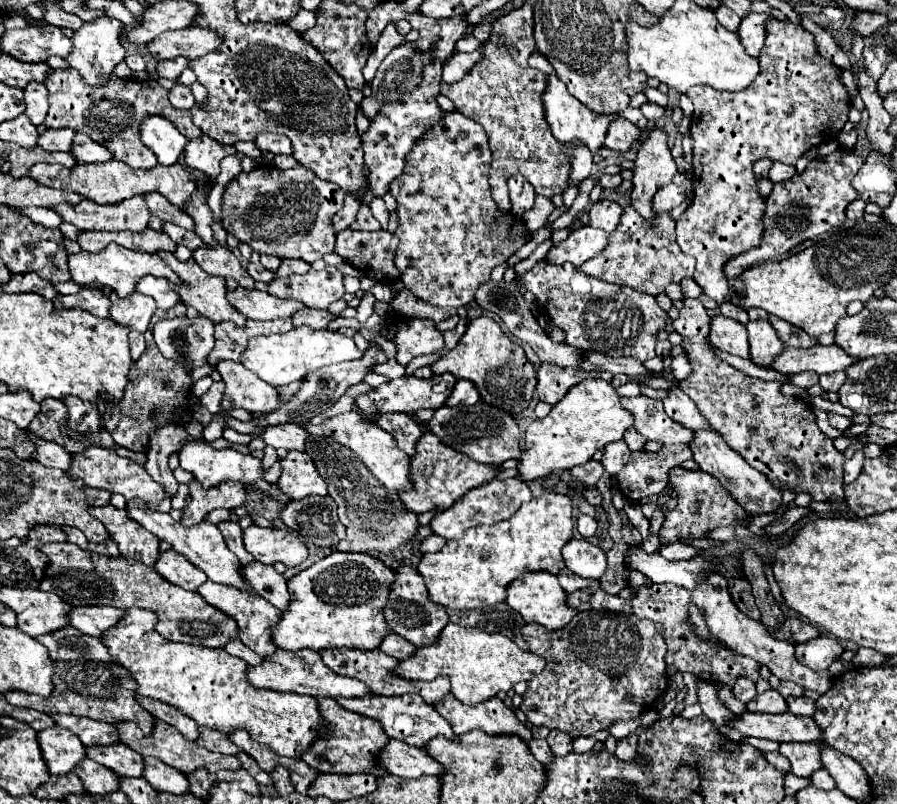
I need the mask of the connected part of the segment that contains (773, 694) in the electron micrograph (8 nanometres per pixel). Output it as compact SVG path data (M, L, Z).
M770 689L770 691L758 695L756 699L752 699L750 703L746 703L746 707L748 707L748 711L760 711L760 713L784 713L786 701L778 691Z

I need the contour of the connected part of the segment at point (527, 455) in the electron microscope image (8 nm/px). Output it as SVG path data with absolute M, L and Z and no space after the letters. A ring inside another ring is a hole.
M586 379L574 385L562 401L558 401L544 419L534 419L524 435L524 453L518 457L518 477L522 481L544 479L554 471L572 469L592 459L598 449L622 439L624 431L632 427L630 411L620 405L620 395L614 393L612 383L600 379Z

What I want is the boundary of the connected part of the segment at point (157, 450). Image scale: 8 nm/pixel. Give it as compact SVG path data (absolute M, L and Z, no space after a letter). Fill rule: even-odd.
M164 425L150 433L150 447L146 451L148 461L144 463L144 469L150 473L150 477L160 483L170 499L164 499L158 504L147 503L147 506L162 512L169 513L171 499L178 493L178 481L172 475L172 469L168 467L170 453L178 451L180 443L186 439L186 429L182 425Z

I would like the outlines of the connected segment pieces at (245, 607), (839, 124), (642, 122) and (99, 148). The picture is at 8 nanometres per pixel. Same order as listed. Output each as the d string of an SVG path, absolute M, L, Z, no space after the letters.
M214 581L202 583L196 589L196 593L200 593L206 603L210 603L212 607L220 609L222 613L226 613L228 617L232 617L236 621L238 637L246 647L256 651L260 657L272 655L276 651L274 643L270 641L270 629L274 627L274 623L278 623L280 609L274 609L270 603L266 603L266 599L262 599L262 597L250 593L250 591L244 591L244 589L238 589L238 587L232 587L232 585L224 585L224 583L214 583Z
M768 19L764 27L766 43L758 55L760 75L750 87L740 92L726 92L716 91L706 85L694 85L686 91L686 97L690 97L694 103L694 115L690 123L690 135L694 139L694 199L676 221L676 241L686 255L696 259L696 271L692 279L702 287L702 293L714 299L718 305L728 297L730 291L728 281L722 275L724 263L730 257L760 247L762 239L766 199L758 193L752 165L762 157L795 165L806 151L822 145L828 133L830 141L838 139L838 133L848 121L850 111L850 95L842 83L842 71L818 53L814 35L810 31L792 23L790 19Z
M628 107L623 112L618 113L616 117L626 118L630 120L632 123L634 123L636 126L638 126L639 128L644 128L648 122L647 119L642 115L639 108Z
M76 133L74 135L74 143L72 143L70 153L74 155L74 159L78 163L80 161L106 161L106 159L112 159L112 153L104 145L92 141L84 133Z

